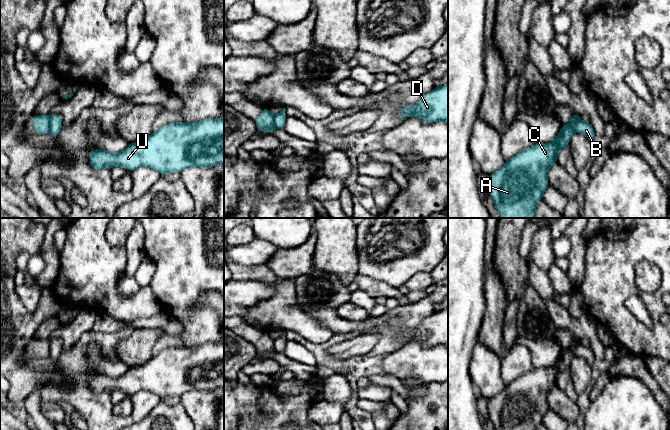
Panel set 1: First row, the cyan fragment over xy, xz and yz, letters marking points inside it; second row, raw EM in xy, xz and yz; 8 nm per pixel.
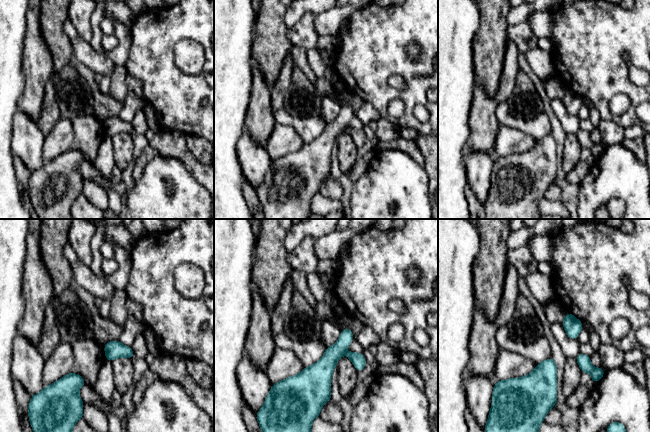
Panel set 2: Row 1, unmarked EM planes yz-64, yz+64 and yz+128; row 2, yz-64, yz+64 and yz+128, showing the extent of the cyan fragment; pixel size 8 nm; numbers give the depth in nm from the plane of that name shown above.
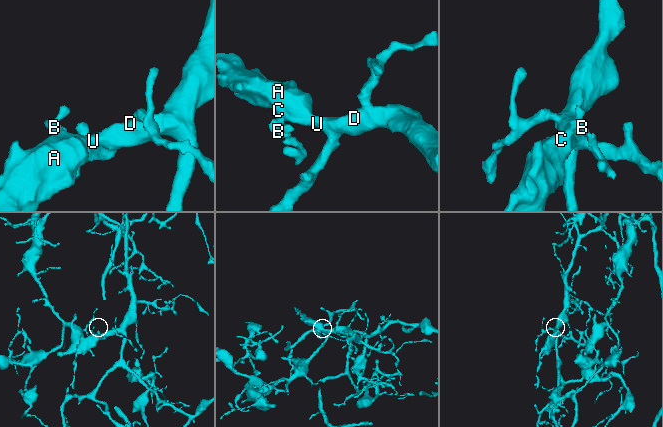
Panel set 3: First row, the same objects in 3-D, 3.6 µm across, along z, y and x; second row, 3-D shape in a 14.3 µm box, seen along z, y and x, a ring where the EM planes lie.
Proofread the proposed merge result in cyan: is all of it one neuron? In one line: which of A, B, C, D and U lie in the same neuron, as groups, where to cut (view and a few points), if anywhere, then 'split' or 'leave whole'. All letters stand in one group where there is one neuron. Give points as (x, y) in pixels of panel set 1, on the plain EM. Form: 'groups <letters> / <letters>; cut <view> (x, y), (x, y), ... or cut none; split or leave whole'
groups A C D U / B; cut xy (50, 340), (50, 354), (48, 356); split

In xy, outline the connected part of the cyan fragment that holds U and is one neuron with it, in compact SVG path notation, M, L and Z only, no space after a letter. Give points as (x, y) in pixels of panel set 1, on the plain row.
M224 341L218 343L204 343L194 347L175 346L169 347L151 359L144 365L129 367L128 371L119 377L111 377L105 373L92 373L90 375L90 389L96 395L103 392L121 390L133 395L140 390L153 392L162 401L170 396L181 397L190 391L210 392L224 386Z

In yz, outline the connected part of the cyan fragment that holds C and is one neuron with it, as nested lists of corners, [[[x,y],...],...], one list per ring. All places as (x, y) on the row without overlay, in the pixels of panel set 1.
[[[573,338],[570,346],[561,351],[556,362],[548,368],[533,369],[510,384],[505,385],[503,391],[488,401],[488,415],[495,430],[537,430],[543,422],[543,417],[549,409],[547,396],[549,392],[557,387],[558,376],[567,368],[570,363],[574,348],[581,344],[580,338]]]

